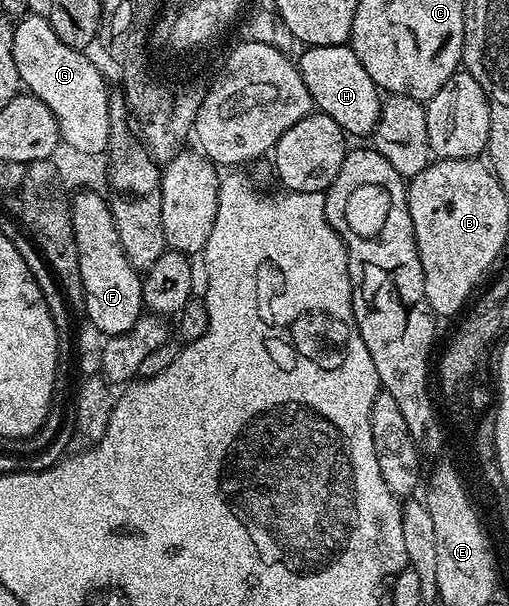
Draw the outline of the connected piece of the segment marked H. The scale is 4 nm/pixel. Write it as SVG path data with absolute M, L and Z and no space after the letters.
M349 45L306 47L303 52L302 56L297 56L296 66L302 74L304 85L308 85L315 108L321 114L332 117L332 121L336 121L336 125L340 125L347 136L373 136L384 99L380 88L372 81L372 77L368 77L364 65L360 65L360 57L356 57Z

